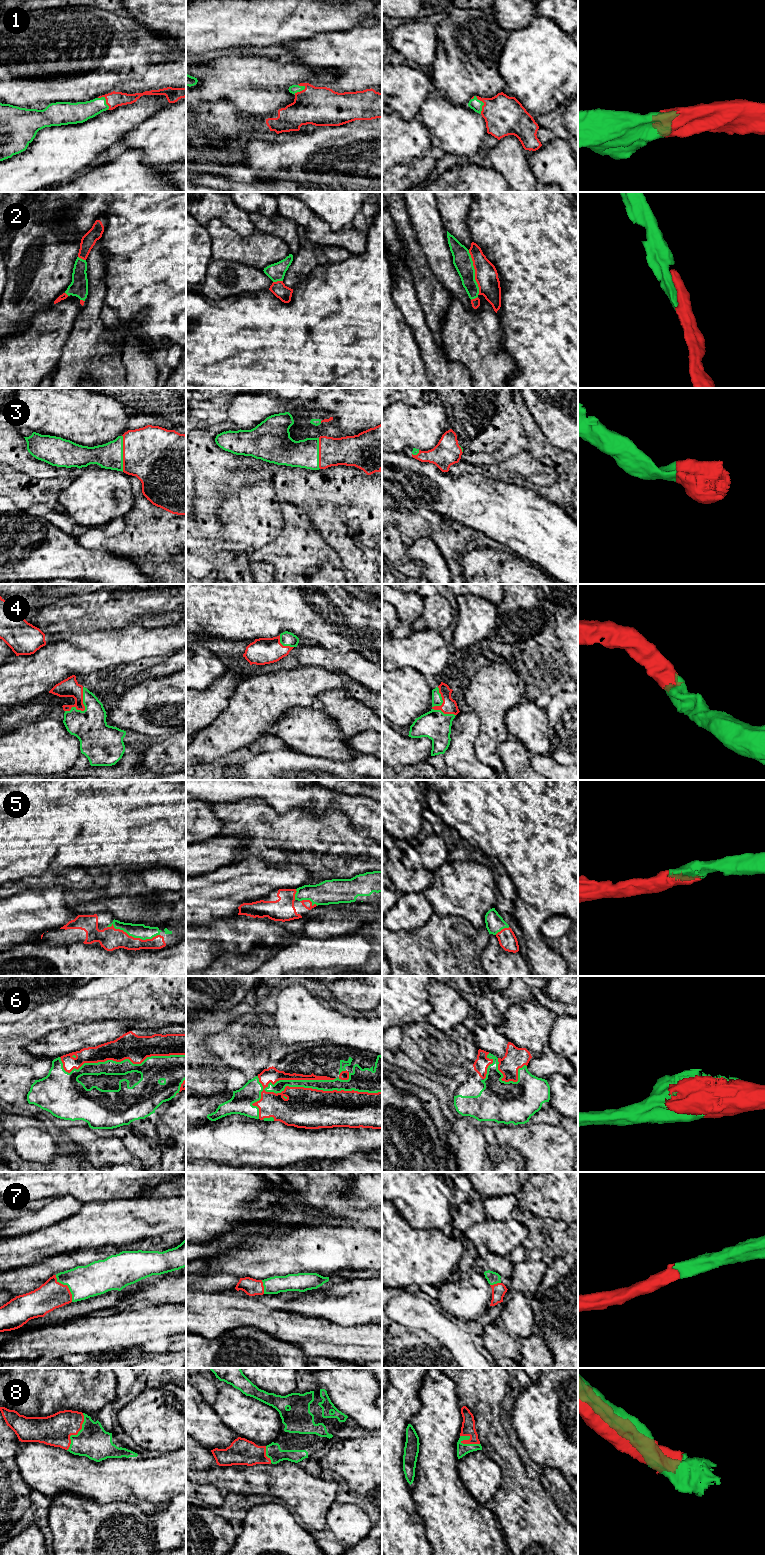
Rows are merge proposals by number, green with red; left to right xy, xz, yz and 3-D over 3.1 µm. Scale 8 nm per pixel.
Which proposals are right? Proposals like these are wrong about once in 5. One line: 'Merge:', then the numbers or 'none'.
Merge: 1, 2, 3, 4, 5, 6, 7, 8

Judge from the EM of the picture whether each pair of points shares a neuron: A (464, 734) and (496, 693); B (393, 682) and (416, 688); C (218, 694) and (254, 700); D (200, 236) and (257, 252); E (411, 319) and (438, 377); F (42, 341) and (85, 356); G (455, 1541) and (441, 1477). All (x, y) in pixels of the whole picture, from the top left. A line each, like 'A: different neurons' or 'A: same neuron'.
A: different neurons
B: same neuron
C: different neurons
D: different neurons
E: same neuron
F: different neurons
G: same neuron

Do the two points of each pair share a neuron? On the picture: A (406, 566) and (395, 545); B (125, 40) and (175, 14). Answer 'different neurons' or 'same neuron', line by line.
A: same neuron
B: different neurons

